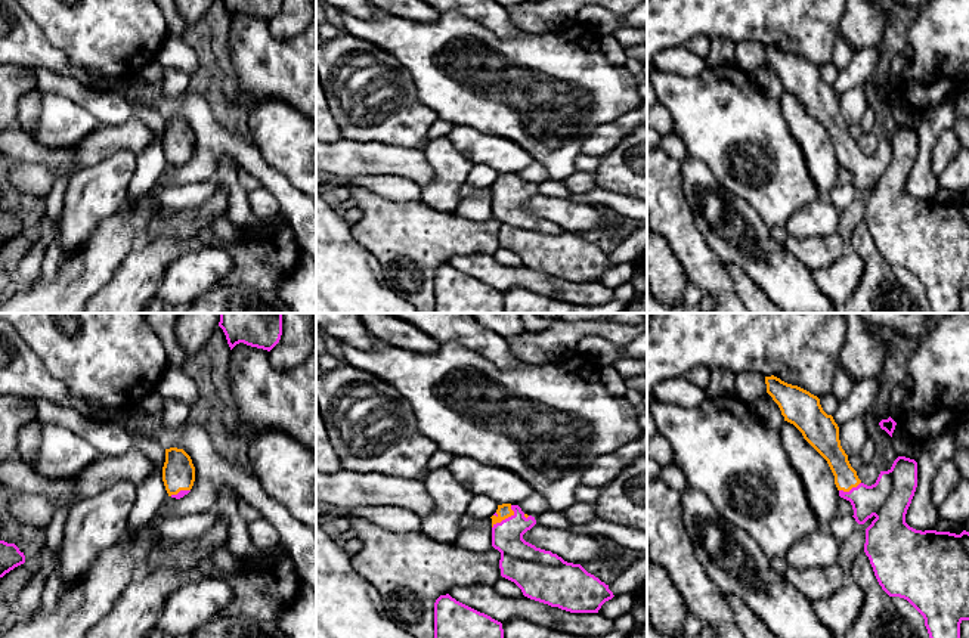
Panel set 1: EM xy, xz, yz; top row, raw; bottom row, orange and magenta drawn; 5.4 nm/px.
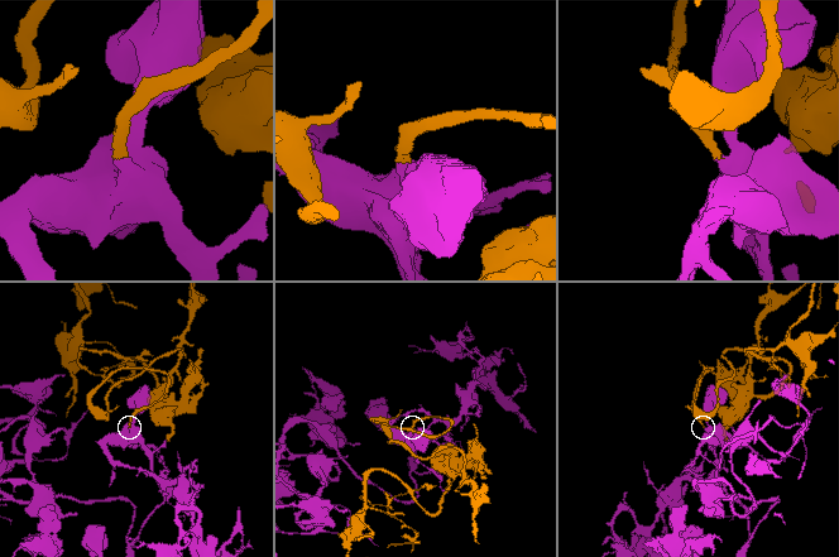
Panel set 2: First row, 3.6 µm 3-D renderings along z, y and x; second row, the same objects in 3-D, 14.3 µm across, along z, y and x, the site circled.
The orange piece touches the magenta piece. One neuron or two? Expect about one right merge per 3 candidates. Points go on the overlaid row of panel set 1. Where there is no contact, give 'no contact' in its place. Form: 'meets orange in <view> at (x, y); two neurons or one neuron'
meets orange in xz at (505, 517); one neuron

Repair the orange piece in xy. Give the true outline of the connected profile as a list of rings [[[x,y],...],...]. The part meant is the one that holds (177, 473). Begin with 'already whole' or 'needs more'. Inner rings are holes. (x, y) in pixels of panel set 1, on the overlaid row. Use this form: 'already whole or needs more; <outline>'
needs more; [[[165,449],[162,481],[171,498],[180,499],[191,492],[195,481],[195,467],[183,449]]]

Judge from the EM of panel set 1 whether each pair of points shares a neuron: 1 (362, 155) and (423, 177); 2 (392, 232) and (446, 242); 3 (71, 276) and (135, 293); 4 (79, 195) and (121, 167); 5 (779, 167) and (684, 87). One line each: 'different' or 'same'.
1: same
2: same
3: different
4: same
5: same

